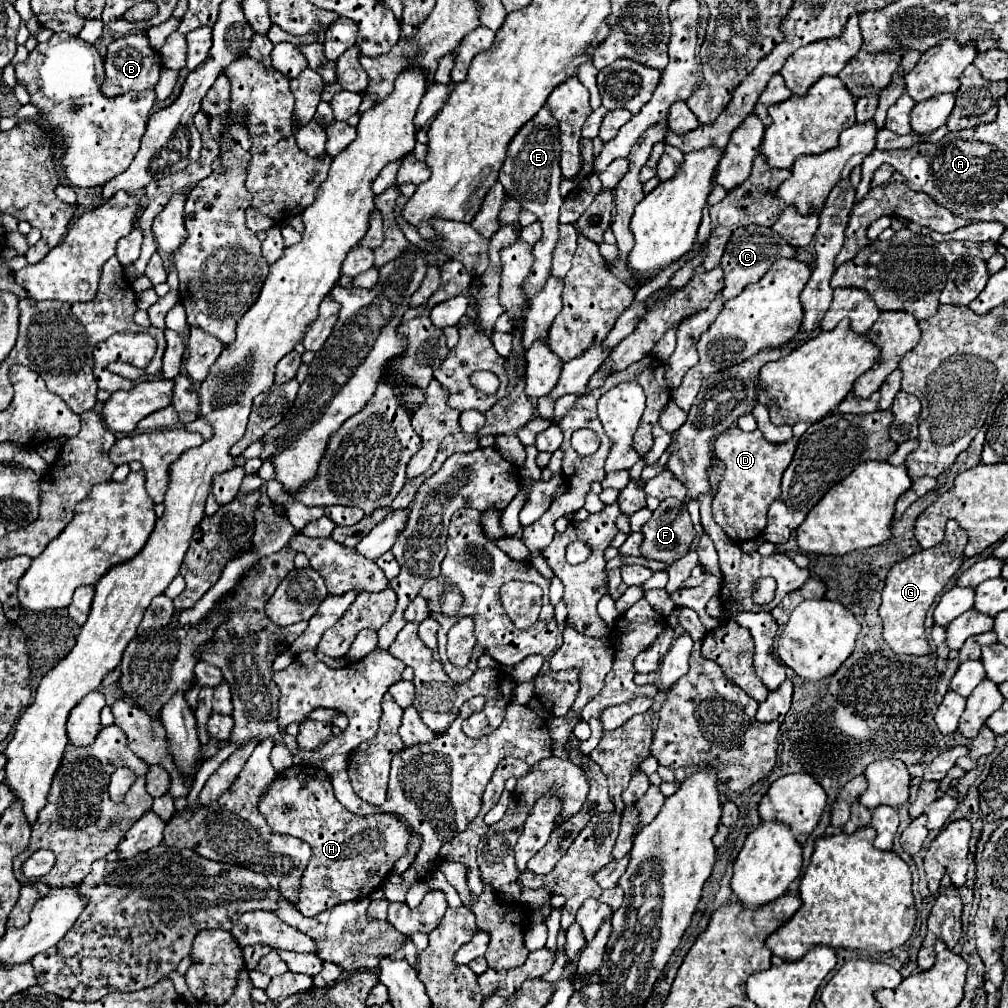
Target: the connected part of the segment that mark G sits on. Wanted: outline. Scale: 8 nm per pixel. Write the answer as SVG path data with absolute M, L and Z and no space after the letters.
M949 520L945 526L945 540L941 544L927 550L919 550L909 558L897 562L889 570L885 588L881 592L883 602L879 606L879 614L883 618L883 640L893 652L913 656L925 656L931 652L929 642L925 638L925 614L931 608L935 596L941 594L945 584L951 580L951 576L955 576L955 572L963 564L965 546L965 530L955 520Z

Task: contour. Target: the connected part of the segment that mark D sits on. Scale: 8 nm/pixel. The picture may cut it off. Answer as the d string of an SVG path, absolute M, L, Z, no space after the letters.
M733 426L729 432L717 436L713 448L725 462L725 476L713 498L713 518L731 540L753 540L765 528L769 504L781 496L781 476L793 458L795 440L789 444L767 444L759 430L743 432Z

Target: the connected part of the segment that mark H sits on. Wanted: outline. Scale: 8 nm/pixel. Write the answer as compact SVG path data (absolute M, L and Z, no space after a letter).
M299 764L291 766L277 774L273 784L263 792L259 798L259 812L265 816L267 824L273 832L279 834L291 834L311 846L311 860L305 868L299 900L293 902L295 908L301 910L303 916L317 916L323 910L329 910L337 904L361 900L369 896L373 890L379 890L383 880L393 870L395 860L407 854L411 830L395 816L395 814L373 814L373 816L355 816L351 814L333 794L333 784L329 776L321 768L315 768L311 764Z

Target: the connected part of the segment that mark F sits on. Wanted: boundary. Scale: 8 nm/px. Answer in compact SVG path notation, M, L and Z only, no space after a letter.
M665 498L641 528L643 544L641 556L647 560L661 560L671 566L689 552L695 536L691 516L683 502Z

